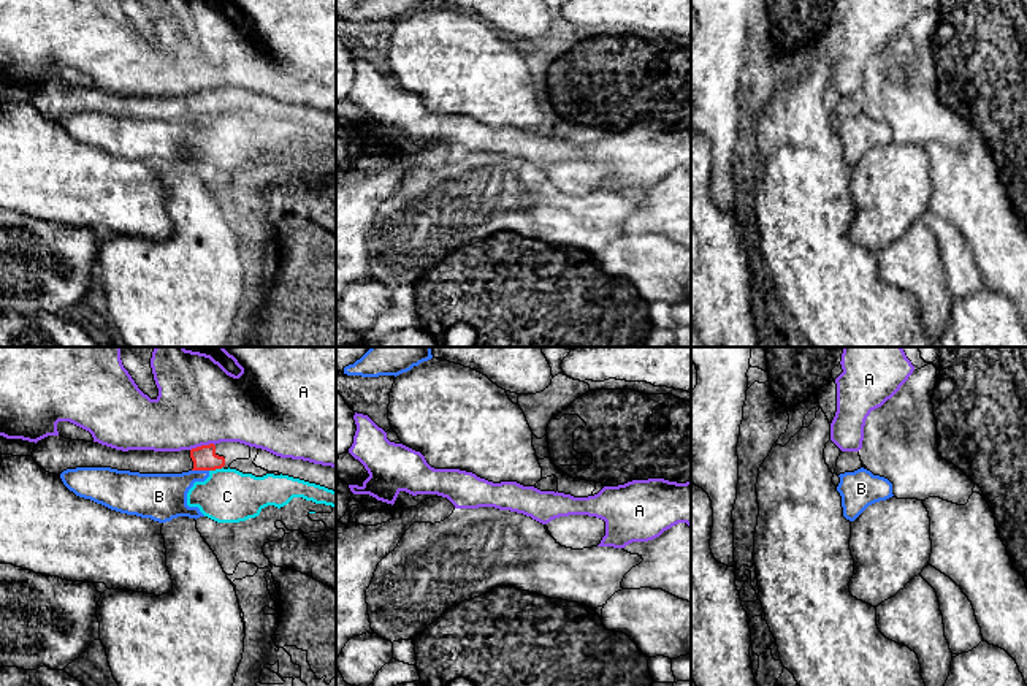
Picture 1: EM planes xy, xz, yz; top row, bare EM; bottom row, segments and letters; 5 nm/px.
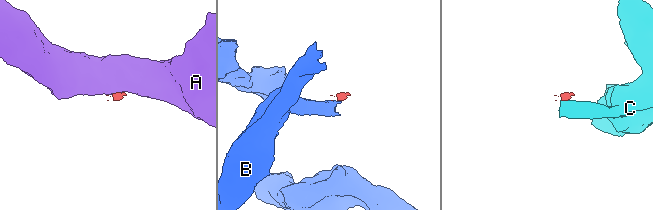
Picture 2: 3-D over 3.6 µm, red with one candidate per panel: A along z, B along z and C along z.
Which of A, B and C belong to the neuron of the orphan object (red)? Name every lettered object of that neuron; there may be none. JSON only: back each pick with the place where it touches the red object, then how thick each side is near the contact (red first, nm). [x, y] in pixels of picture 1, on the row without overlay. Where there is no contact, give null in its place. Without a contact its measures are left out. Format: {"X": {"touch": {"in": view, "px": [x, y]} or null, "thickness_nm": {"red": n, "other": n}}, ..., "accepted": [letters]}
{"accepted": []}

